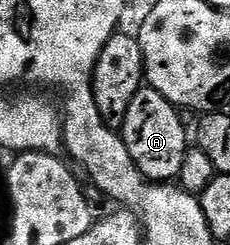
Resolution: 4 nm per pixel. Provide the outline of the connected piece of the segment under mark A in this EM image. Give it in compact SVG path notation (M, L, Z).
M150 85L140 89L130 100L130 108L126 108L122 127L126 152L130 152L130 160L134 160L138 172L149 182L172 184L179 179L182 160L186 160L190 149L190 130L184 127L180 114L175 104Z

